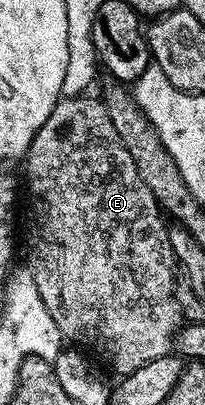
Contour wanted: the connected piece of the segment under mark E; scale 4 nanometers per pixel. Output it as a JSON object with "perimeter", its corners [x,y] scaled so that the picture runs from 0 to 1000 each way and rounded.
{"perimeter":[[[302,237],[249,274],[249,284],[229,284],[229,304],[190,314],[137,378],[112,390],[122,447],[141,454],[146,481],[161,484],[161,598],[141,605],[132,662],[171,689],[171,709],[190,709],[190,738],[210,738],[210,758],[229,758],[249,788],[268,788],[268,807],[288,807],[302,835],[361,854],[410,857],[439,874],[478,872],[483,879],[517,881],[571,926],[605,926],[678,916],[678,906],[717,906],[717,896],[780,881],[820,881],[849,869],[854,835],[893,802],[863,746],[873,657],[863,632],[834,620],[824,556],[795,533],[785,509],[766,504],[756,481],[737,481],[737,462],[717,462],[717,452],[678,442],[659,393],[639,393],[639,373],[600,363],[600,343],[580,343],[580,323],[561,323],[561,304],[541,304],[541,284],[522,284],[507,247],[473,242],[468,249],[434,237]]]}

